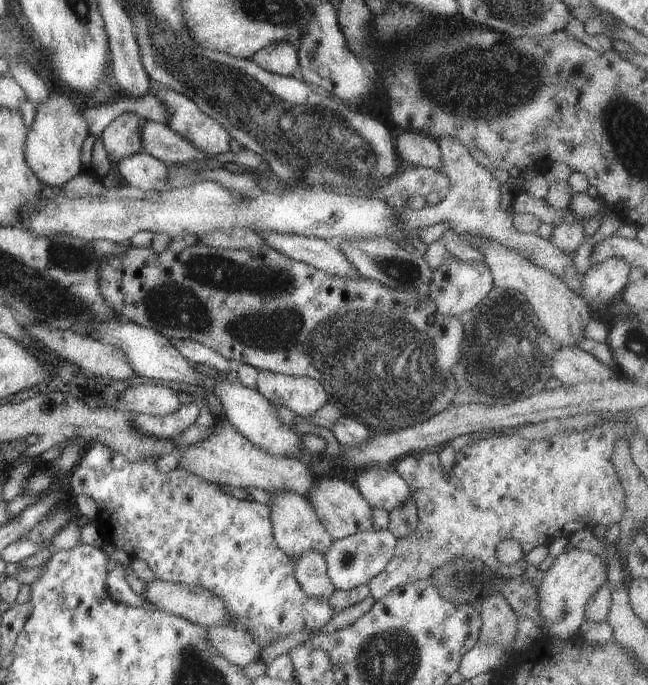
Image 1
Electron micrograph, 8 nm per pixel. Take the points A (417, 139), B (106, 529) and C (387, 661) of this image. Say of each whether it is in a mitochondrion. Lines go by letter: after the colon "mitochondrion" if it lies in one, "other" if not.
A: other
B: other
C: mitochondrion

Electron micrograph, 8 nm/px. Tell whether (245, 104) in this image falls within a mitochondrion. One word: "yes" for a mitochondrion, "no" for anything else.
yes

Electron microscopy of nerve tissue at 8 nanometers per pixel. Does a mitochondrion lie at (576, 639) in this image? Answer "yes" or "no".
no

